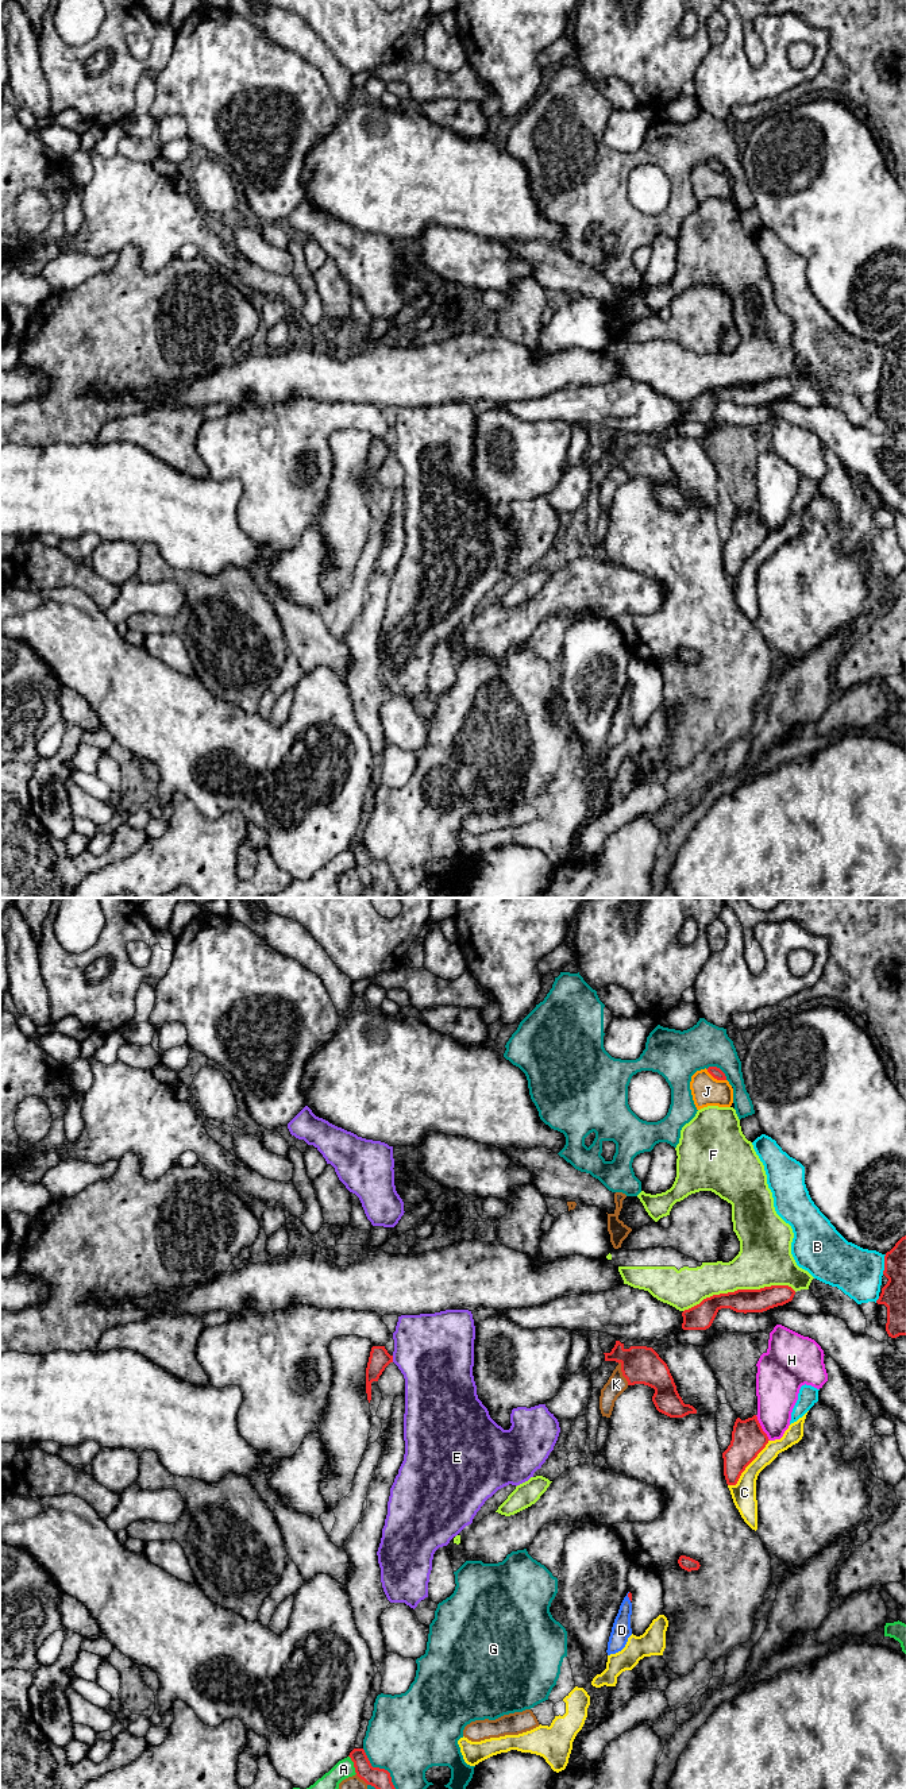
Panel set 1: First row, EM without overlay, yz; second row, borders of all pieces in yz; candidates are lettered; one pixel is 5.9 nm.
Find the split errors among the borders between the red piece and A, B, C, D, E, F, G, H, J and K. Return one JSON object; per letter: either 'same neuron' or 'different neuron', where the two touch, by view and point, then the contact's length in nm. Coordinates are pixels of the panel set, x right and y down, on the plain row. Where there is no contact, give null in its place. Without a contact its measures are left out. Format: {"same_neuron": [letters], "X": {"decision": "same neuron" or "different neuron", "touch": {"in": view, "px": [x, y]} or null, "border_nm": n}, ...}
{"same_neuron": ["D"], "A": {"decision": "different neuron", "touch": {"in": "yz", "px": [354, 858]}, "border_nm": 120}, "B": {"decision": "different neuron", "touch": {"in": "yz", "px": [885, 357]}, "border_nm": 120}, "C": {"decision": "different neuron", "touch": {"in": "yz", "px": [748, 556]}, "border_nm": 380}, "D": {"decision": "same neuron", "touch": {"in": "yz", "px": [628, 689]}, "border_nm": 60}, "E": {"decision": "different neuron", "touch": {"in": "yz", "px": [392, 451]}, "border_nm": 40}, "F": {"decision": "different neuron", "touch": {"in": "yz", "px": [739, 382]}, "border_nm": 700}, "G": {"decision": "different neuron", "touch": {"in": "yz", "px": [390, 872]}, "border_nm": 460}, "H": {"decision": "different neuron", "touch": {"in": "yz", "px": [760, 520]}, "border_nm": 180}, "J": {"decision": "different neuron", "touch": {"in": "yz", "px": [716, 170]}, "border_nm": 140}, "K": {"decision": "different neuron", "touch": {"in": "yz", "px": [623, 466]}, "border_nm": 150}}

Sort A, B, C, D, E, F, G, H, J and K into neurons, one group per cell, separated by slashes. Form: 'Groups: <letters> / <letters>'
Groups: A / B / C / D / E / F / G / H / J / K

